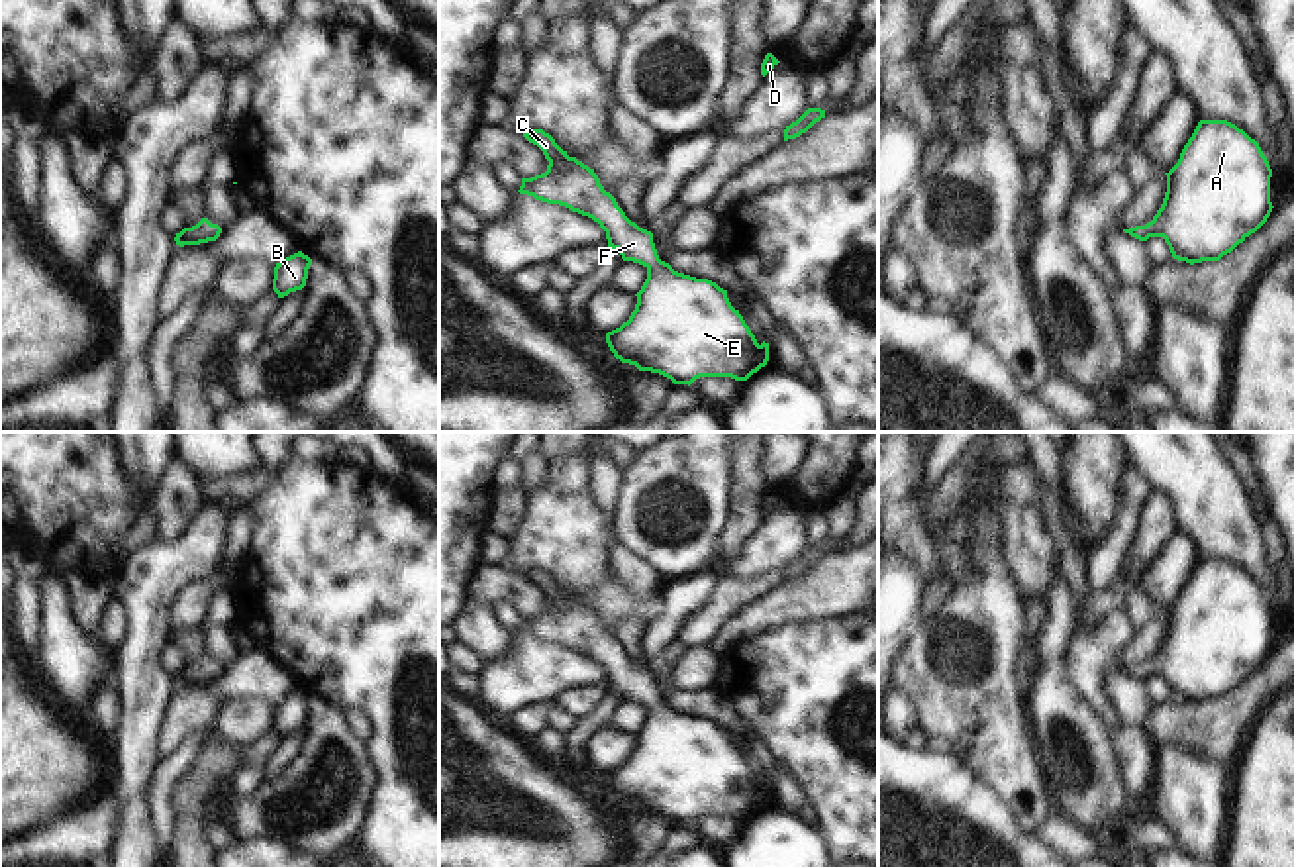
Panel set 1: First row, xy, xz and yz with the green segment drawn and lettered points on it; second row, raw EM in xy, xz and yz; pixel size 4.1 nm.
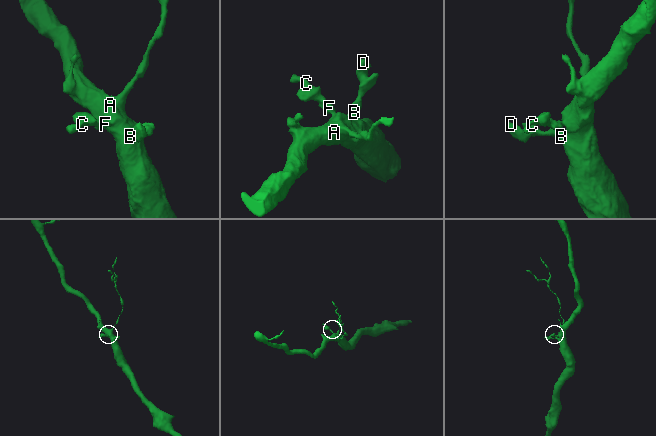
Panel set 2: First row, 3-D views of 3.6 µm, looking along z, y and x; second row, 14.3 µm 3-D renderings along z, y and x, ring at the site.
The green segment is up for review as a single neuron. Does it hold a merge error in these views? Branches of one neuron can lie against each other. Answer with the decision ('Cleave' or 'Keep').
Keep

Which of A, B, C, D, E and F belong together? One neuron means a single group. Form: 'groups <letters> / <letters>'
groups A B C D E F

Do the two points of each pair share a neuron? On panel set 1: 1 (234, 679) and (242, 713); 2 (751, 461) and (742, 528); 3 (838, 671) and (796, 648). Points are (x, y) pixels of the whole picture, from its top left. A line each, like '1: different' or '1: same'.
1: different
2: same
3: same

